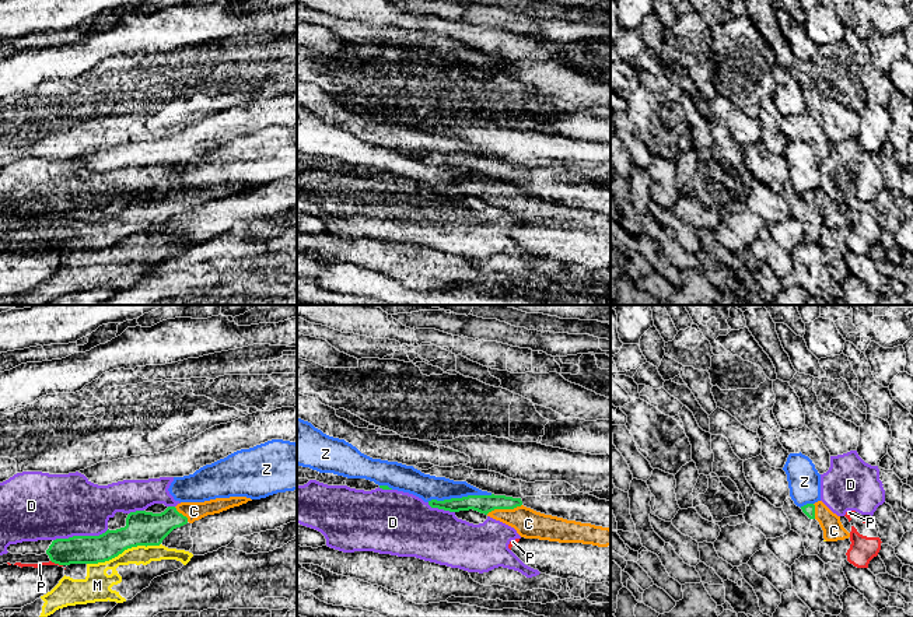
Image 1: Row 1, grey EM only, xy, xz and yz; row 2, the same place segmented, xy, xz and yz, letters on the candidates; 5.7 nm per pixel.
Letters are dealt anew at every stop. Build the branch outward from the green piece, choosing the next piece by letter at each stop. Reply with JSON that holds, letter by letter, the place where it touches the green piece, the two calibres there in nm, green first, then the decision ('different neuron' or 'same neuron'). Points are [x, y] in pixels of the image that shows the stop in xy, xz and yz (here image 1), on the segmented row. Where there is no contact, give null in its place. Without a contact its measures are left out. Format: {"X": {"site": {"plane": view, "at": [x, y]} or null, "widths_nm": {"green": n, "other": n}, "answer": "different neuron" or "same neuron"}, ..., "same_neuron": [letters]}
{"C": {"site": {"plane": "xz", "at": [503, 508]}, "widths_nm": {"green": 110, "other": 160}, "answer": "same neuron"}, "D": {"site": {"plane": "xy", "at": [80, 536]}, "widths_nm": {"green": 160, "other": 380}, "answer": "different neuron"}, "M": {"site": {"plane": "xy", "at": [123, 550]}, "widths_nm": {"green": 190, "other": 160}, "answer": "different neuron"}, "P": {"site": {"plane": "xy", "at": [56, 563]}, "widths_nm": {"green": 160, "other": 30}, "answer": "different neuron"}, "Z": {"site": {"plane": "xz", "at": [460, 498]}, "widths_nm": {"green": 110, "other": 150}, "answer": "different neuron"}, "same_neuron": ["C"]}

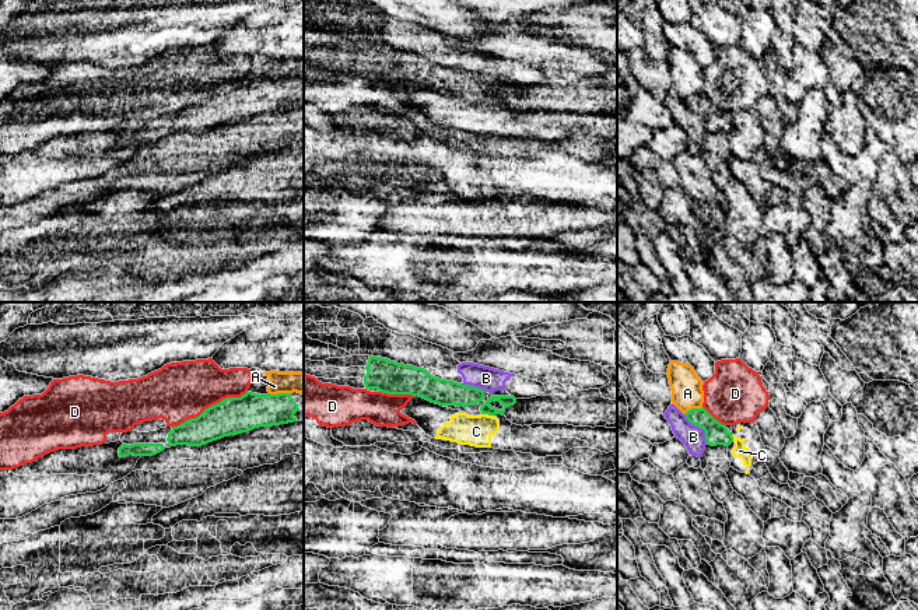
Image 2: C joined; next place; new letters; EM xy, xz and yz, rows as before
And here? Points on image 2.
{"A": {"site": {"plane": "xy", "at": [280, 393]}, "widths_nm": {"green": 200, "other": 130}, "answer": "different neuron"}, "B": {"site": {"plane": "yz", "at": [700, 427]}, "widths_nm": {"green": 130, "other": 130}, "answer": "different neuron"}, "C": {"site": {"plane": "xz", "at": [487, 413]}, "widths_nm": {"green": 60, "other": 180}, "answer": "different neuron"}, "D": {"site": {"plane": "xy", "at": [209, 407]}, "widths_nm": {"green": 220, "other": 340}, "answer": "different neuron"}, "same_neuron": []}

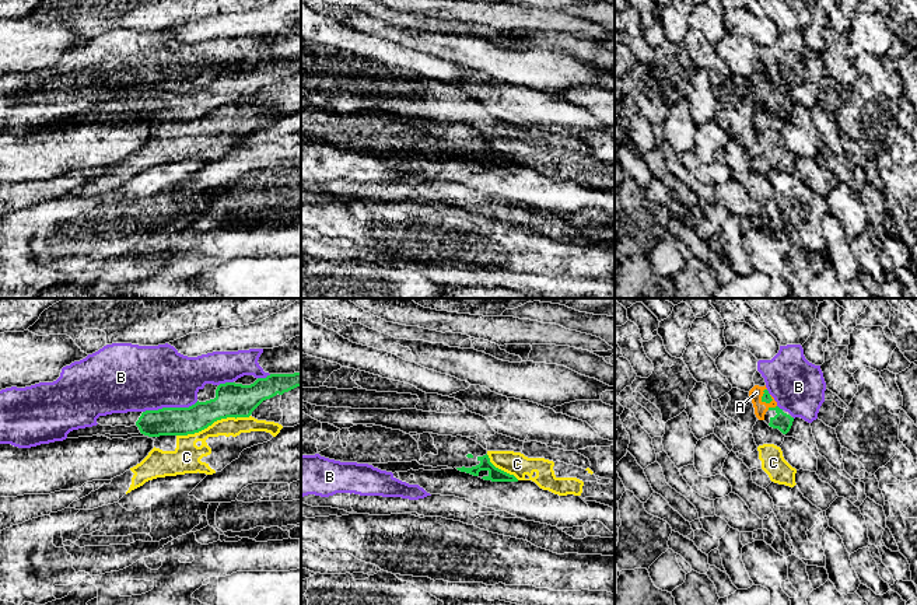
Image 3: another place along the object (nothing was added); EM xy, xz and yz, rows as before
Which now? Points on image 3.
{"A": {"site": {"plane": "yz", "at": [772, 408]}, "widths_nm": {"green": 100, "other": 80}, "answer": "same neuron"}, "B": {"site": {"plane": "xy", "at": [170, 408]}, "widths_nm": {"green": 160, "other": 380}, "answer": "different neuron"}, "C": {"site": {"plane": "xy", "at": [213, 422]}, "widths_nm": {"green": 190, "other": 160}, "answer": "different neuron"}, "same_neuron": ["A"]}

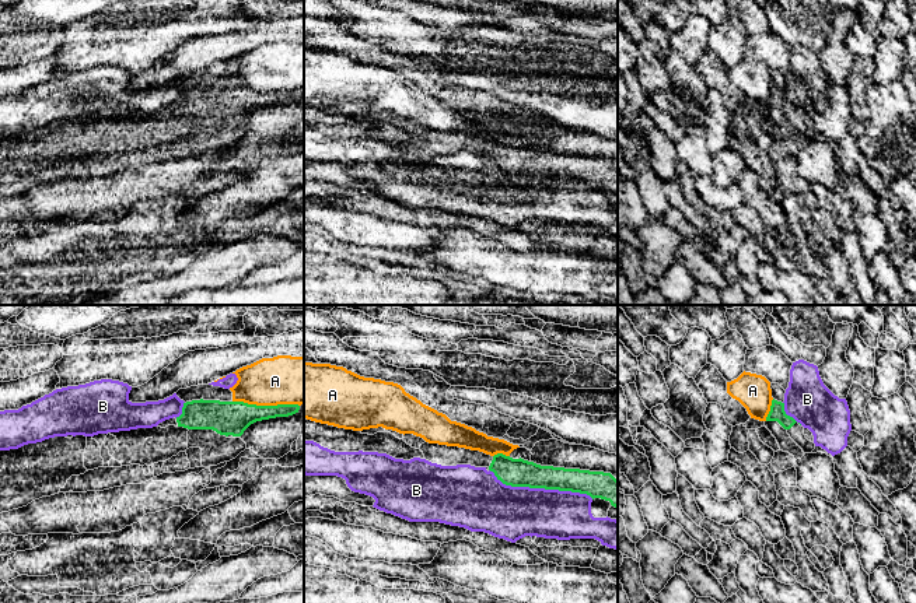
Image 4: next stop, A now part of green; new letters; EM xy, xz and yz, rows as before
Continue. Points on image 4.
{"A": {"site": {"plane": "xy", "at": [266, 406]}, "widths_nm": {"green": 190, "other": 280}, "answer": "different neuron"}, "B": {"site": {"plane": "xz", "at": [541, 487]}, "widths_nm": {"green": 160, "other": 300}, "answer": "different neuron"}, "same_neuron": []}

